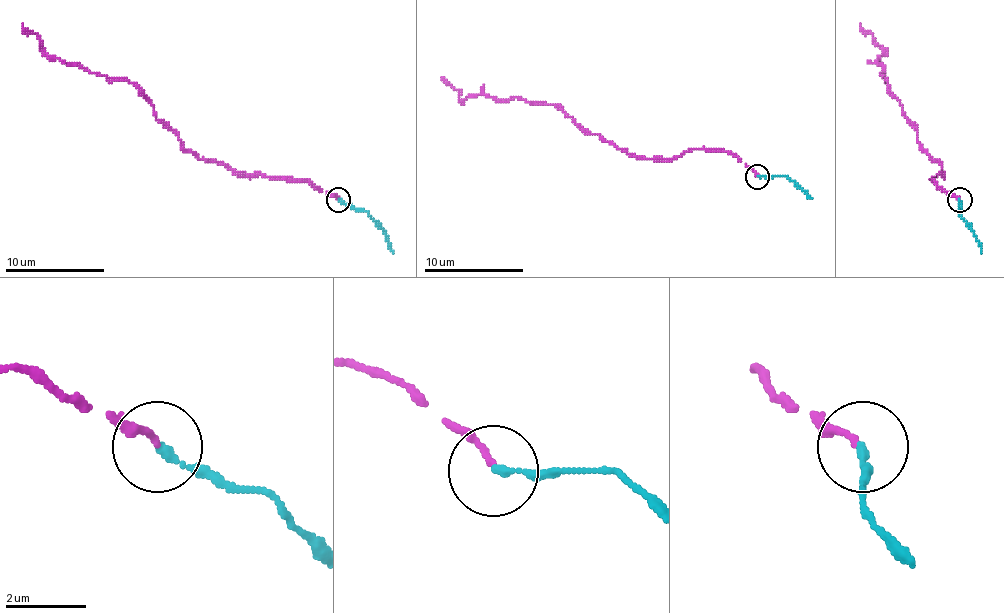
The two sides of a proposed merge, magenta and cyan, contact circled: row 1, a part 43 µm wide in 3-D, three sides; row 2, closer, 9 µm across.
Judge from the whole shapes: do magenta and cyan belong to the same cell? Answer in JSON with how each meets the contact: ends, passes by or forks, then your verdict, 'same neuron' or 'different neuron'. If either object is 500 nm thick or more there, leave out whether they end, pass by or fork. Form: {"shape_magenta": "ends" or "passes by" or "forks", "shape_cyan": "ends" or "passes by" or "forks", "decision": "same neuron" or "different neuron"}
{"shape_magenta": "ends", "shape_cyan": "ends", "decision": "same neuron"}

